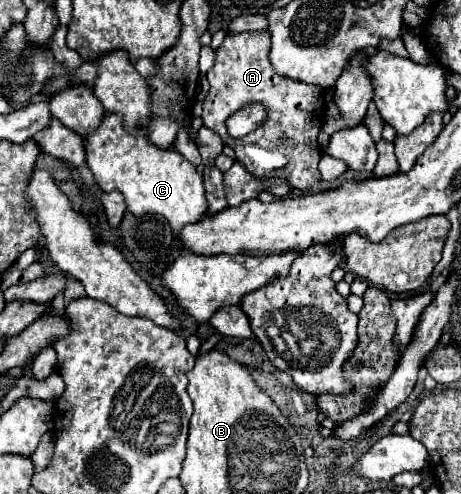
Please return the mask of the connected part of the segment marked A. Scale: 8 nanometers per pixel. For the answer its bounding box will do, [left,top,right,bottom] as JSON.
[202,31,324,191]

